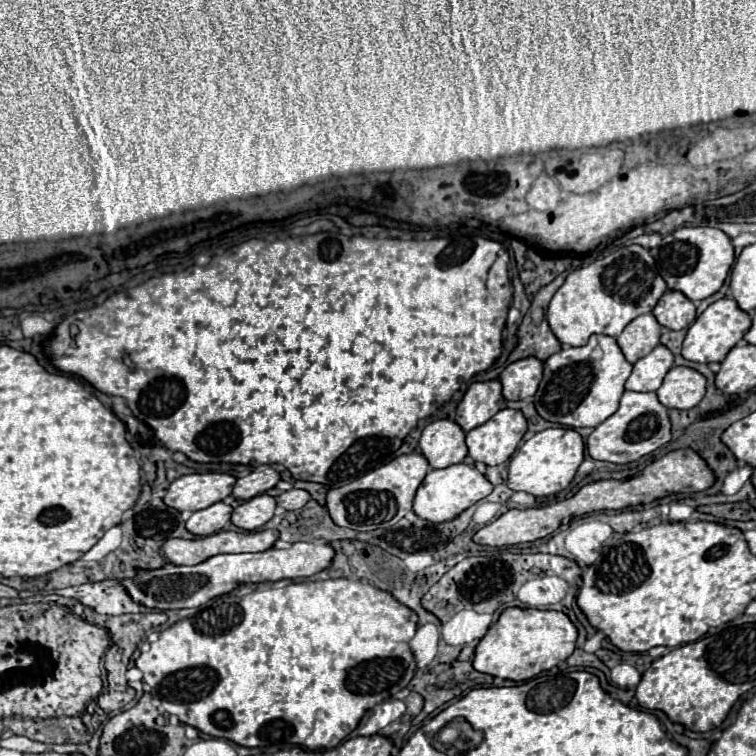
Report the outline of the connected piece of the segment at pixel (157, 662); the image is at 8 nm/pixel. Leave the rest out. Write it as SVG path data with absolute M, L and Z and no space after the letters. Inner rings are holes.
M330 579L330 581L310 581L310 583L290 583L286 587L268 587L268 589L256 589L244 597L236 595L224 595L220 599L212 599L206 607L202 607L202 613L182 619L168 629L164 629L158 639L150 645L146 653L142 653L136 659L136 667L144 675L144 683L150 687L152 697L158 701L160 709L168 715L174 715L180 723L196 727L198 731L210 735L228 739L242 747L268 747L276 745L280 749L288 747L304 747L310 751L320 749L332 749L340 745L360 723L362 715L372 709L376 703L396 695L402 691L410 679L414 677L416 663L412 657L412 651L408 647L408 641L416 633L416 623L410 621L412 611L404 605L400 605L390 593L376 589L370 583L350 581L350 579Z

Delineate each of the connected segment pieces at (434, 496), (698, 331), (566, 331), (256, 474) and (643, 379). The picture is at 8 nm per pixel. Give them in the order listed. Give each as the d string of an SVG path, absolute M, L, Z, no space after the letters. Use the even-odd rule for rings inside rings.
M458 463L458 465L446 467L446 469L432 469L416 491L414 513L420 519L426 519L430 523L446 523L446 521L456 519L462 511L466 511L480 499L488 497L492 493L492 489L494 489L492 483L472 465Z
M720 299L716 303L712 303L702 315L696 317L696 321L688 327L686 339L684 339L684 347L682 347L682 357L688 361L696 361L696 363L722 363L728 355L728 351L732 347L736 347L742 337L746 335L746 331L750 329L750 317L748 313L744 313L734 299Z
M628 245L572 271L552 297L546 319L562 345L582 347L588 343L590 335L618 337L630 321L652 313L666 291L668 287L658 275L652 255L640 245Z
M266 465L266 467L260 467L258 471L252 471L250 475L238 479L236 485L234 485L232 495L234 495L234 499L248 501L248 499L252 499L256 495L262 495L268 489L276 487L278 481L280 481L280 475L272 467Z
M658 345L654 351L650 351L634 365L634 371L624 387L628 391L640 391L640 393L658 391L666 373L672 367L674 367L674 355L664 345Z

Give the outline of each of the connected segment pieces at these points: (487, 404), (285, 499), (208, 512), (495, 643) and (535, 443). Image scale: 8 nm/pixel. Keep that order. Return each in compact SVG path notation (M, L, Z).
M484 381L472 383L456 409L454 421L462 427L462 431L472 431L492 419L500 409L506 409L508 403L502 399L500 381Z
M292 489L292 491L286 491L282 493L280 497L276 497L276 503L278 507L286 509L286 511L298 511L302 509L306 503L310 501L310 495L302 489Z
M220 501L210 505L208 509L194 511L192 517L186 521L186 529L196 537L214 535L224 529L224 525L230 521L230 515L232 515L232 507Z
M504 609L500 619L480 639L474 657L474 669L492 677L524 683L542 671L566 661L576 647L576 627L562 611L540 609Z
M546 429L528 439L510 459L506 485L512 491L526 491L534 497L550 497L564 491L584 461L584 441L574 429Z

